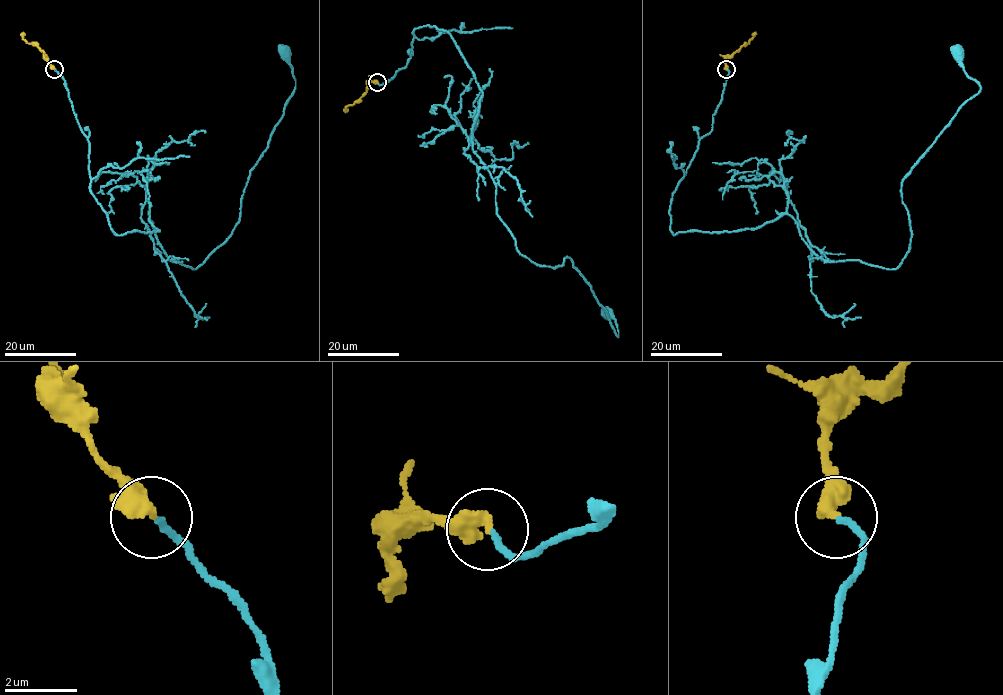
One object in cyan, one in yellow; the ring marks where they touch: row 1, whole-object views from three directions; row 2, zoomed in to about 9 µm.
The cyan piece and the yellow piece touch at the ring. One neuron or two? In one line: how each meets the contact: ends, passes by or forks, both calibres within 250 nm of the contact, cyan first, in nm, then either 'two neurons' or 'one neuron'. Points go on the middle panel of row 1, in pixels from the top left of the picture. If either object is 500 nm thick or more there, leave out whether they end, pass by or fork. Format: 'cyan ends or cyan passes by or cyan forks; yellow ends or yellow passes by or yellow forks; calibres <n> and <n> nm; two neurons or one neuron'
cyan ends; yellow ends; calibres 170 and 440 nm; one neuron

